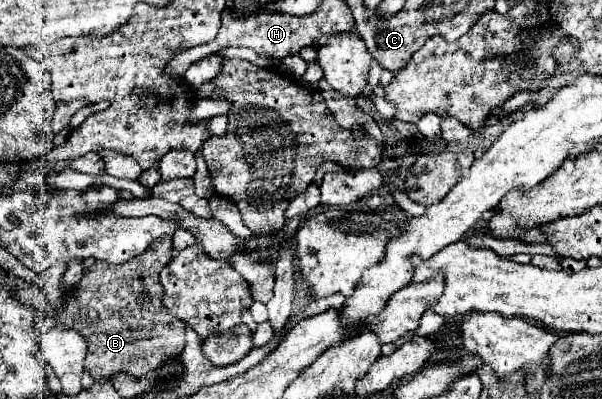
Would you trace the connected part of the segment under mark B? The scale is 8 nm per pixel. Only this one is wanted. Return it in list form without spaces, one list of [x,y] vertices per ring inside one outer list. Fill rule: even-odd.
[[[161,236],[149,244],[145,252],[135,256],[133,260],[113,266],[107,262],[97,262],[89,272],[83,274],[83,280],[69,292],[65,292],[65,306],[57,314],[59,324],[69,326],[87,338],[89,350],[85,358],[85,370],[95,380],[109,380],[117,372],[127,372],[135,378],[145,376],[149,370],[159,368],[163,362],[169,362],[181,356],[185,348],[185,322],[177,320],[177,316],[169,314],[161,302],[163,288],[159,284],[159,272],[171,260],[171,236]]]

